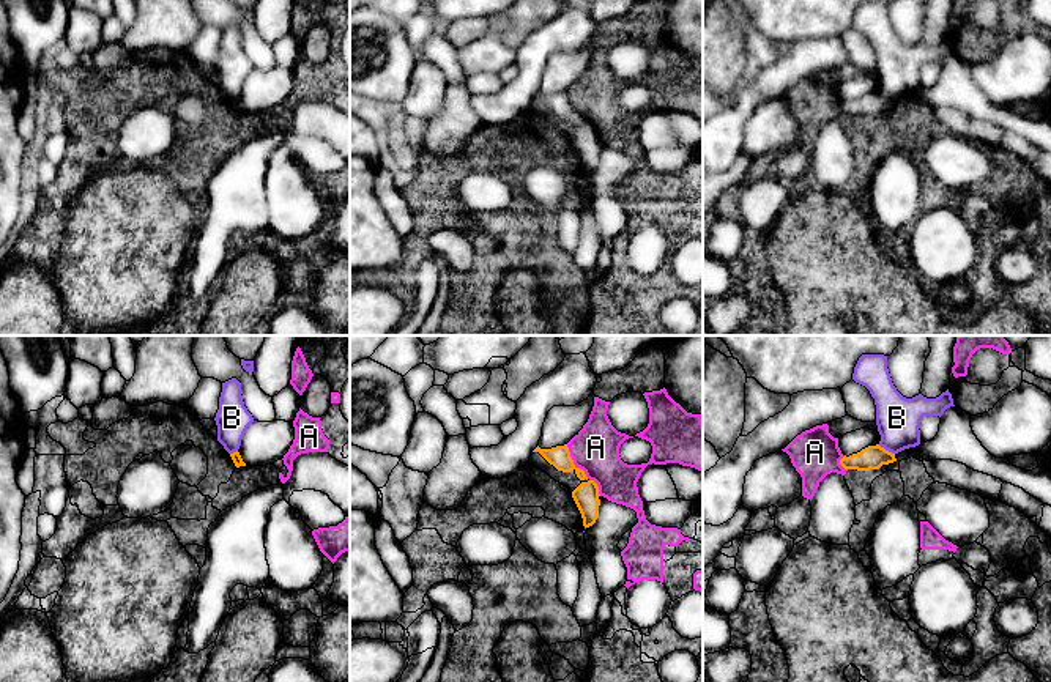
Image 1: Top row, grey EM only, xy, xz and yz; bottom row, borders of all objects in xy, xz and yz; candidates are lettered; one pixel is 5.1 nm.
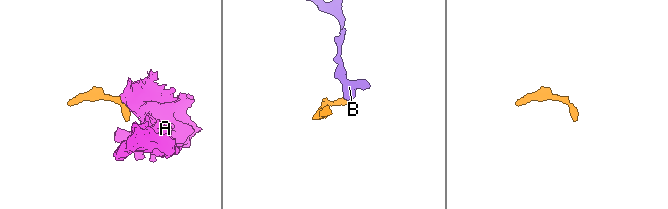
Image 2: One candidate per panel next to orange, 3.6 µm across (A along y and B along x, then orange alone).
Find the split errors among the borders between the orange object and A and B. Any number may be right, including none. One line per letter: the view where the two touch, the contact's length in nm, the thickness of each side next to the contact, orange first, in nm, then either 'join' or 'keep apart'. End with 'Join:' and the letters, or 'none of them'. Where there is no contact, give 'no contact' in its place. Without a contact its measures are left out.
A: meets orange in xz; contact 320 nm long; 110 nm thick on the orange side, 240 nm on the other; keep apart
B: meets orange in yz; contact 100 nm long; 120 nm thick on the orange side, 220 nm on the other; keep apart
Join: none of them

